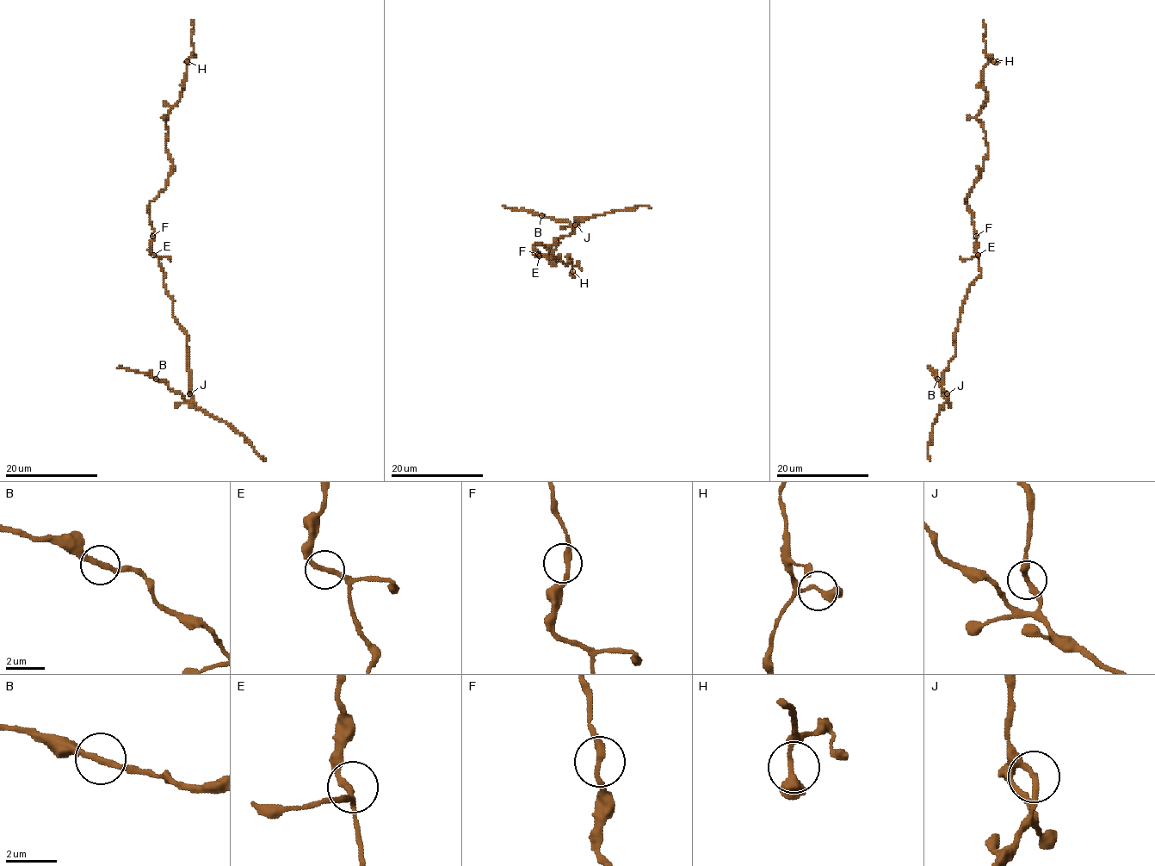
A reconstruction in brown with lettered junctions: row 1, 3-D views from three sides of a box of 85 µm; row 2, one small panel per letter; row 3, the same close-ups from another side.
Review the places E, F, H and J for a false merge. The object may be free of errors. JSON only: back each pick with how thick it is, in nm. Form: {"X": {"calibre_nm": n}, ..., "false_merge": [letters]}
{"false_merge": []}

